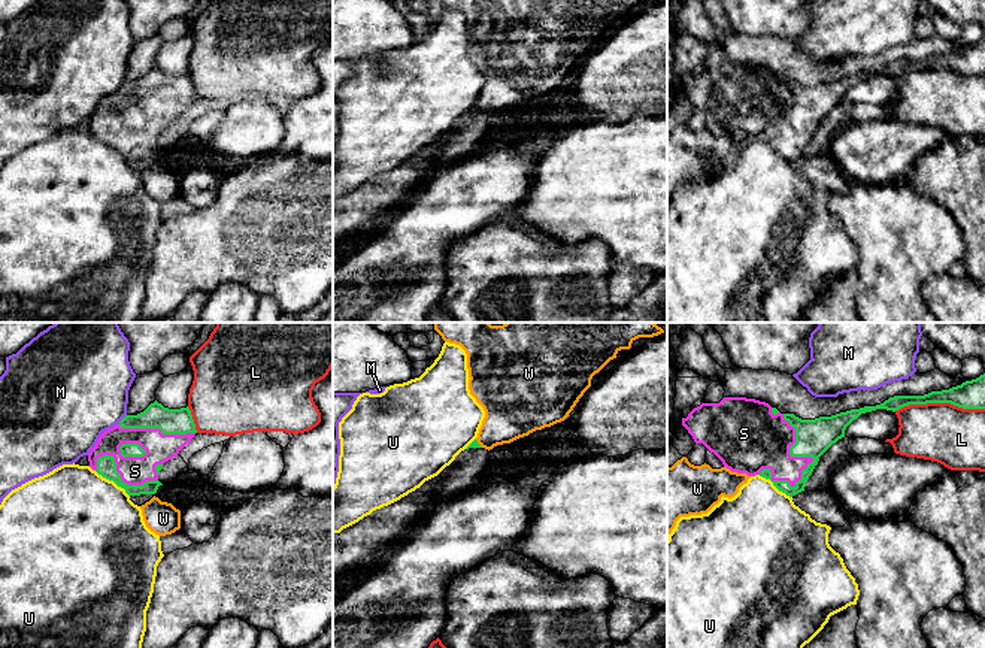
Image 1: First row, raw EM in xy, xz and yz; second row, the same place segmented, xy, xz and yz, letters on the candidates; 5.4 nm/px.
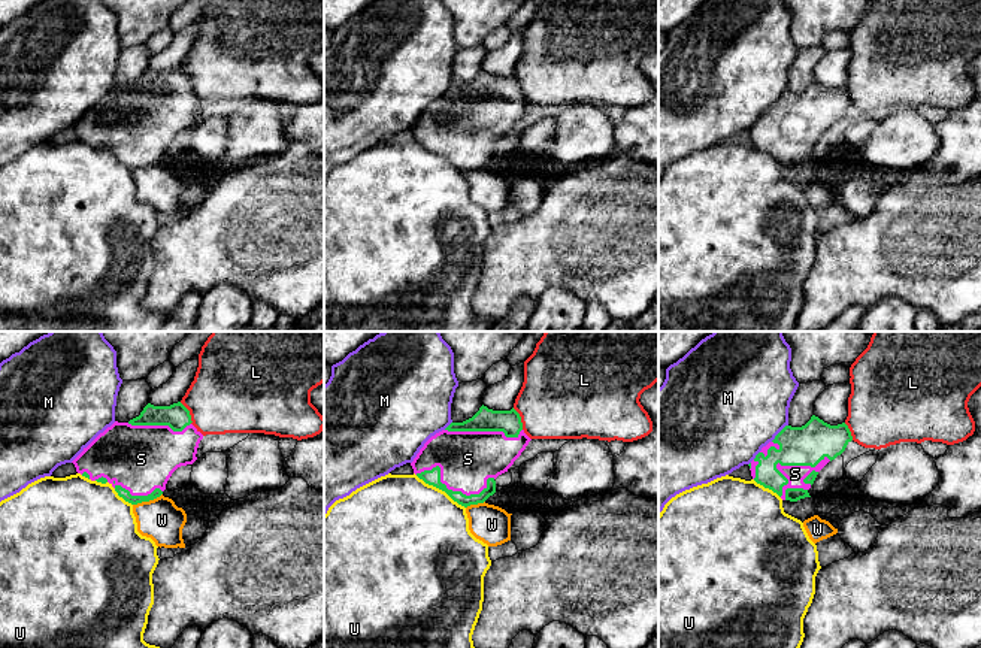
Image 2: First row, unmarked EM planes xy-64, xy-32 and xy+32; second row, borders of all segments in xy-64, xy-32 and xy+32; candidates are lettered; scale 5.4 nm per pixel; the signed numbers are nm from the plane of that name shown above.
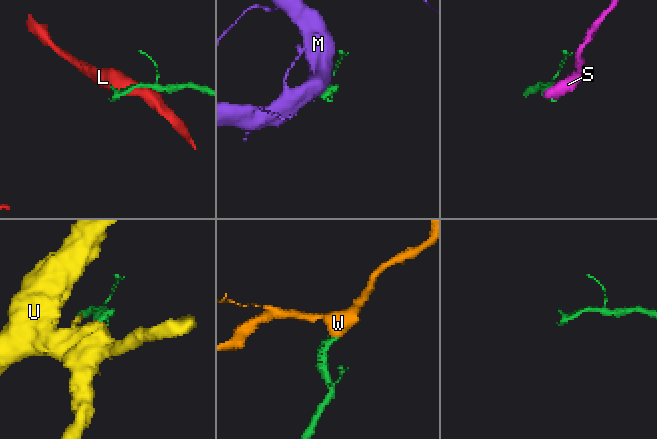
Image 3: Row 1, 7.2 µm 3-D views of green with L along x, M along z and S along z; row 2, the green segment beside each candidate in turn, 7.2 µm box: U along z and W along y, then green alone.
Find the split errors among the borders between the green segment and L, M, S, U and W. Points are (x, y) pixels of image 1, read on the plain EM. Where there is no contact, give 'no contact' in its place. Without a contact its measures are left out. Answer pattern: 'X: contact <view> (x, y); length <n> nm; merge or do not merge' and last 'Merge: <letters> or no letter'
L: contact yz (939, 67); length 480 nm; do not merge
M: contact xy (123, 84); length 70 nm; do not merge
S: contact yz (796, 121); length 400 nm; merge
U: contact xy (112, 145); length 240 nm; do not merge
W: contact xz (478, 109); length 60 nm; do not merge
Merge: S

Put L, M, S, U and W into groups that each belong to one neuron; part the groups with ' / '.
L / M / S / U / W

